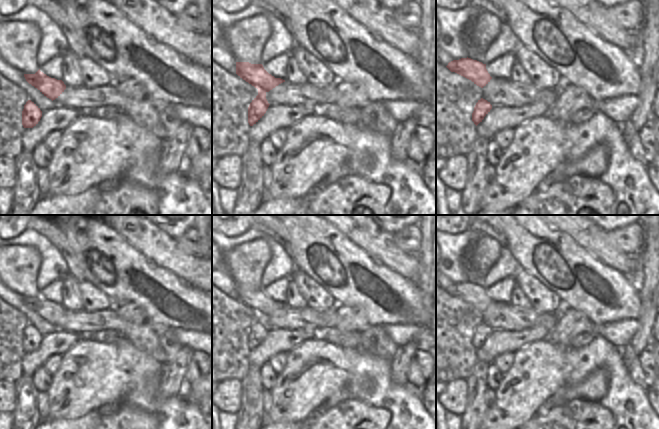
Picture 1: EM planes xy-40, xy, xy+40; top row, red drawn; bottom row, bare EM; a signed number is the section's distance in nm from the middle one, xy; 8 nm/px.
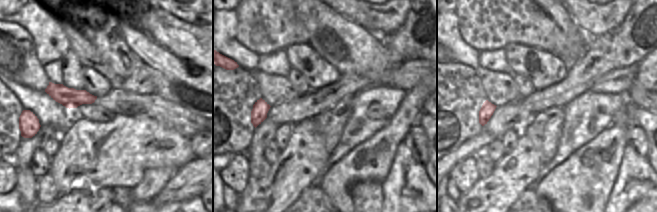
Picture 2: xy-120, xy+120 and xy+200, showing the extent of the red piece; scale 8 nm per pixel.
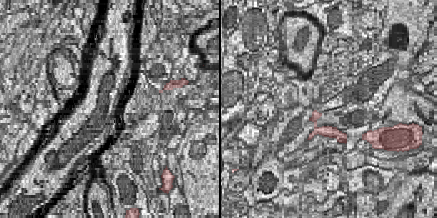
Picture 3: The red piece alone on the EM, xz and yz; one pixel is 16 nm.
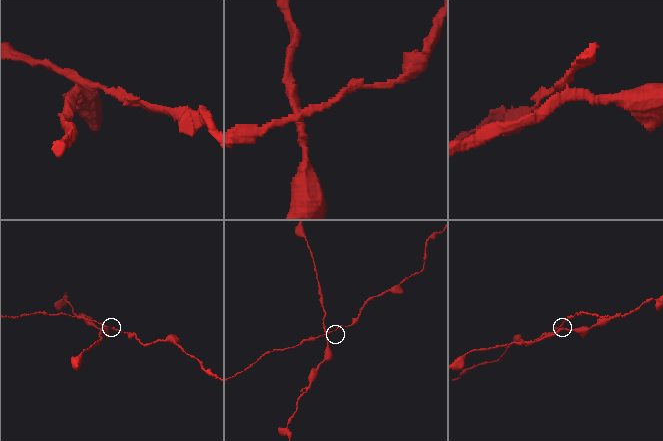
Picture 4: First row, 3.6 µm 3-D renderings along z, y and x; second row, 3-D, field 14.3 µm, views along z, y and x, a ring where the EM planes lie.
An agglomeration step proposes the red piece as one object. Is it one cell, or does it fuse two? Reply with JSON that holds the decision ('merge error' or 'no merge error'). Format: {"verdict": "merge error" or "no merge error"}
{"verdict": "merge error"}

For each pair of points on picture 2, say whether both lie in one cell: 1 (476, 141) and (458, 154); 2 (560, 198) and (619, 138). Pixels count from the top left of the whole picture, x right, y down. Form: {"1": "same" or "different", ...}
{"1": "same", "2": "same"}

